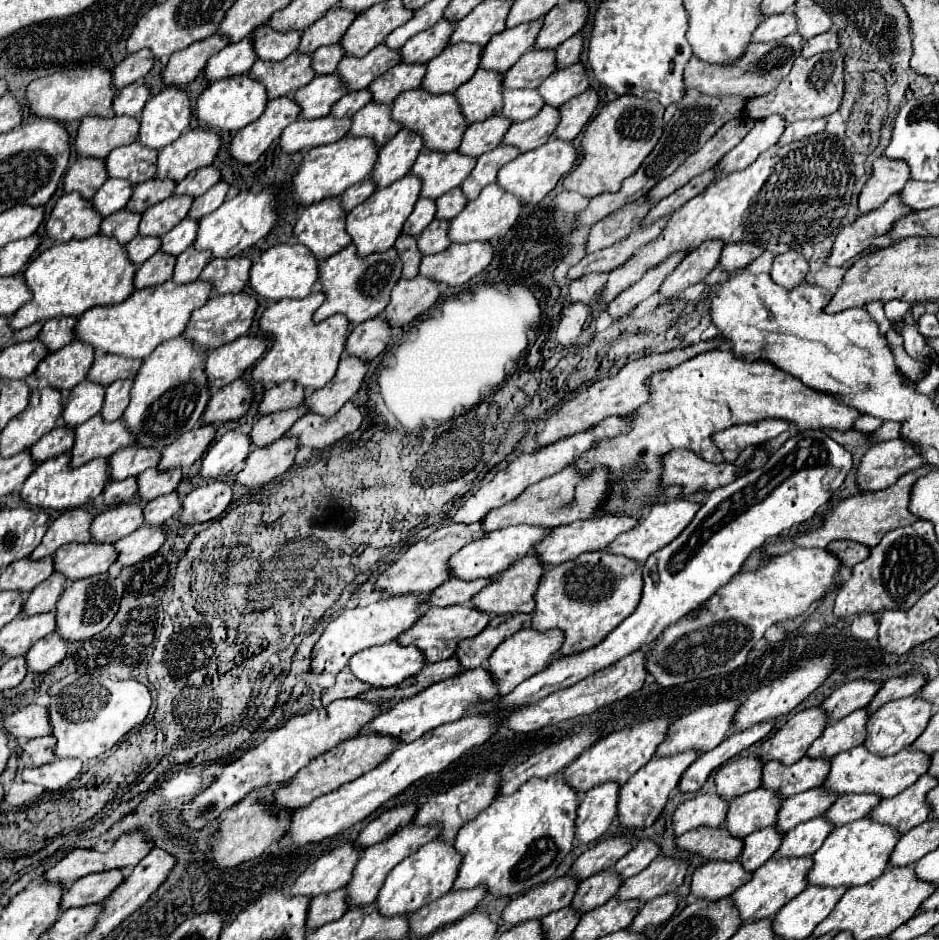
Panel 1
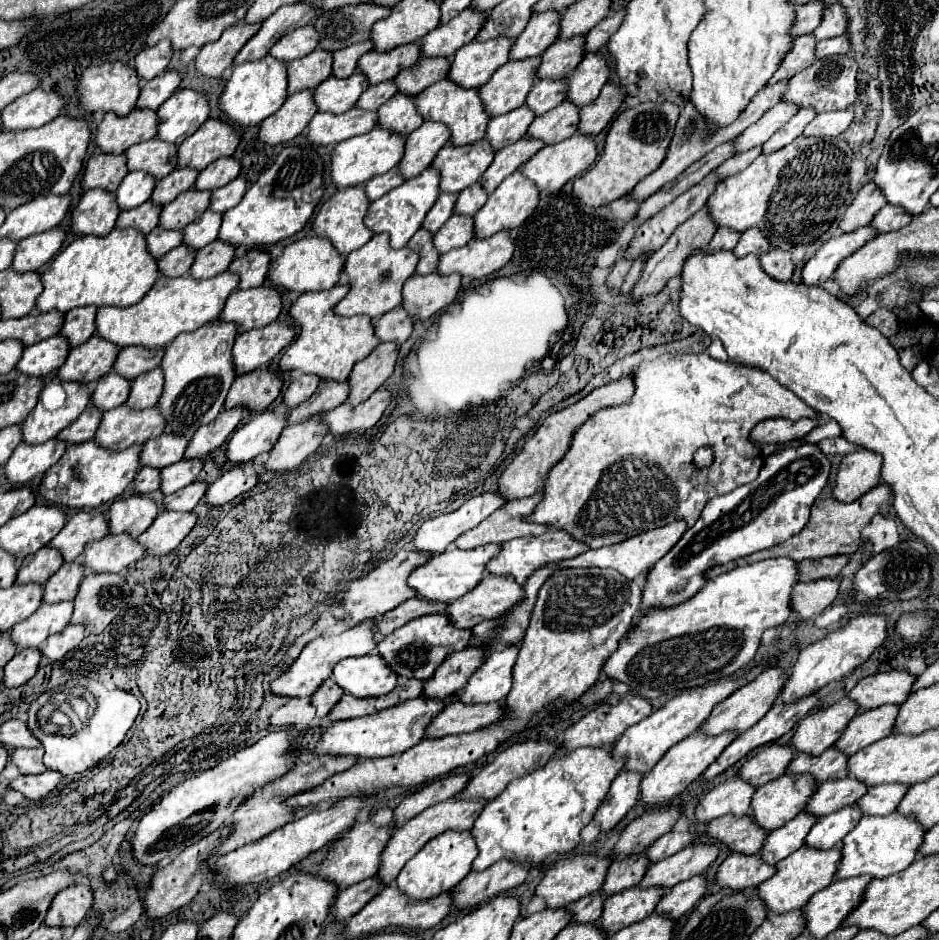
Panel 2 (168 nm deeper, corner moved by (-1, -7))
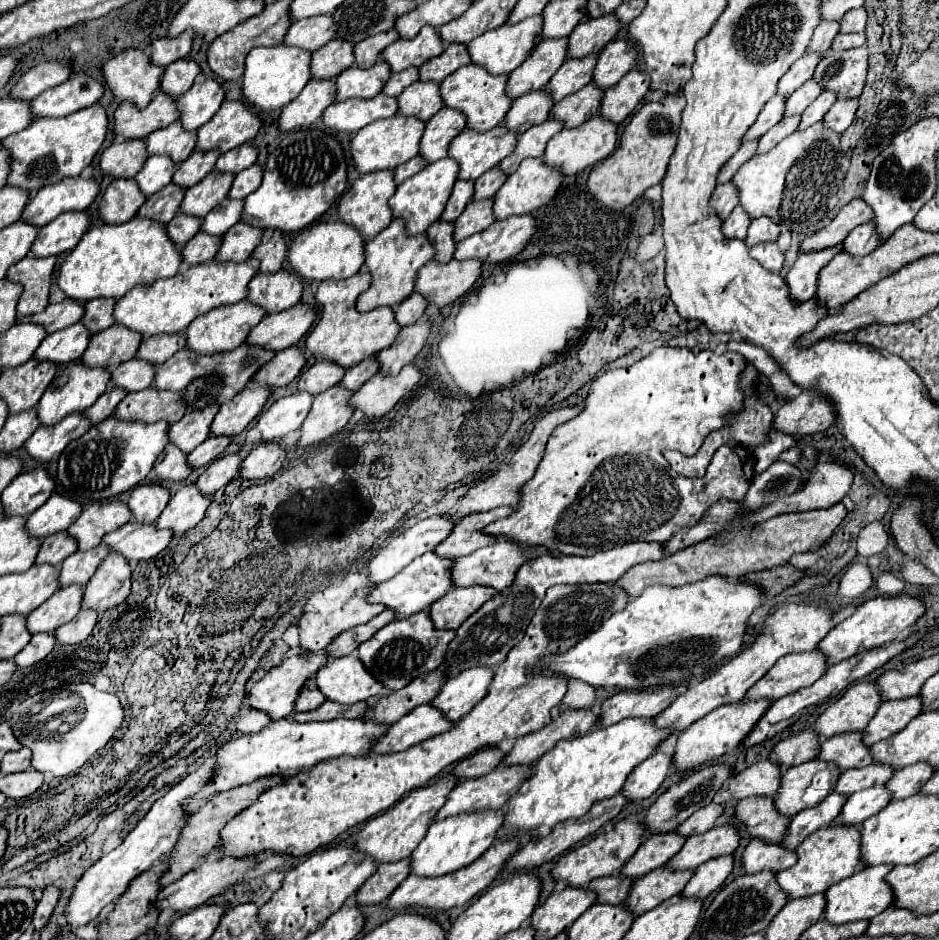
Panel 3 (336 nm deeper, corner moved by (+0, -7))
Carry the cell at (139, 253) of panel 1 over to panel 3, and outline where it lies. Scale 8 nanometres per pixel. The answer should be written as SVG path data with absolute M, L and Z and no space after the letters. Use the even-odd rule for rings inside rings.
M177 214L169 224L167 224L167 234L171 236L171 240L177 246L183 246L185 242L189 242L191 236L195 236L199 232L199 218L193 216L185 216L185 214Z

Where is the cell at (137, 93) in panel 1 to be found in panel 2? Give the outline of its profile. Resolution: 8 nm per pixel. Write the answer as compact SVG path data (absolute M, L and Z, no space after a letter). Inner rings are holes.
M168 70L148 82L144 82L140 98L138 98L138 108L150 108L150 110L158 110L158 106L168 100L182 82L182 74Z

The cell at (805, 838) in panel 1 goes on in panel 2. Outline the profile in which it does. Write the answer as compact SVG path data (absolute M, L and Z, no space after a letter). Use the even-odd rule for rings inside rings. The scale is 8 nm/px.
M850 804L844 810L822 816L812 832L806 836L806 846L816 846L820 850L838 848L842 838L856 826L856 822L860 822L862 816L864 814L858 804Z

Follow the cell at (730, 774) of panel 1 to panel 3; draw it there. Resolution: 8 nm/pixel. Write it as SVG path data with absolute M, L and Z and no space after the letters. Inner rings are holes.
M801 732L775 744L771 750L771 760L775 760L775 764L787 770L791 766L813 760L817 754L819 754L819 736L813 732Z

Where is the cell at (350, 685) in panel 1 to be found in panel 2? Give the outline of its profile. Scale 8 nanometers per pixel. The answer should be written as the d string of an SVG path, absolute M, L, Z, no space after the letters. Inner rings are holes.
M328 678L328 680L324 680L322 684L320 684L320 688L312 694L312 698L310 698L310 704L316 708L316 716L318 718L324 718L330 710L332 710L332 706L342 698L342 690L340 690L340 686L336 686L334 682L332 682L332 678Z

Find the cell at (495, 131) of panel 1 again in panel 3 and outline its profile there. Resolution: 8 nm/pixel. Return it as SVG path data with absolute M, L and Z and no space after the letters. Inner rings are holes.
M543 90L523 94L517 100L513 100L513 104L503 120L503 126L507 130L511 130L513 134L523 134L531 126L543 124L549 116L551 106L553 106L553 102L551 102L551 98L547 98L547 94Z

